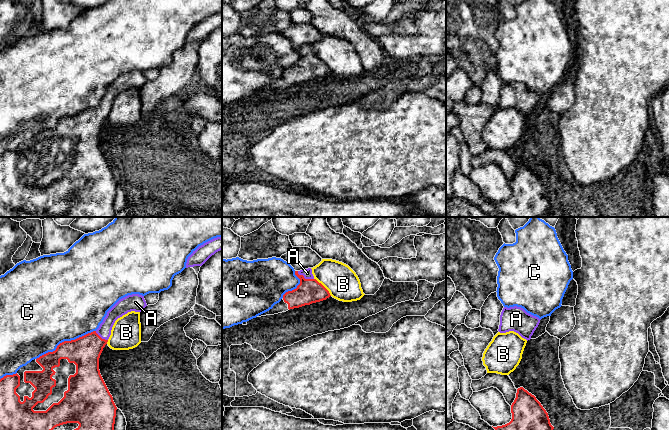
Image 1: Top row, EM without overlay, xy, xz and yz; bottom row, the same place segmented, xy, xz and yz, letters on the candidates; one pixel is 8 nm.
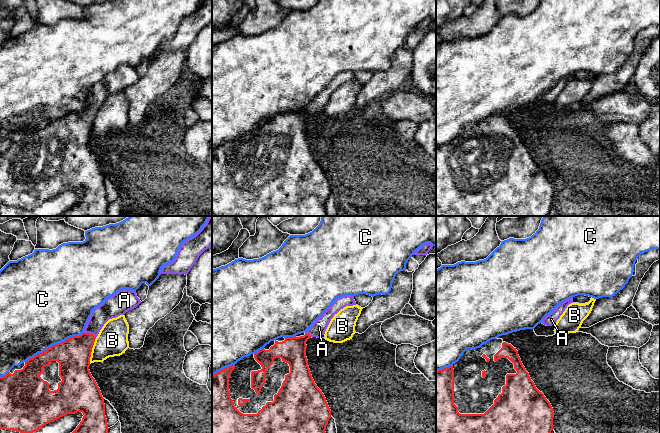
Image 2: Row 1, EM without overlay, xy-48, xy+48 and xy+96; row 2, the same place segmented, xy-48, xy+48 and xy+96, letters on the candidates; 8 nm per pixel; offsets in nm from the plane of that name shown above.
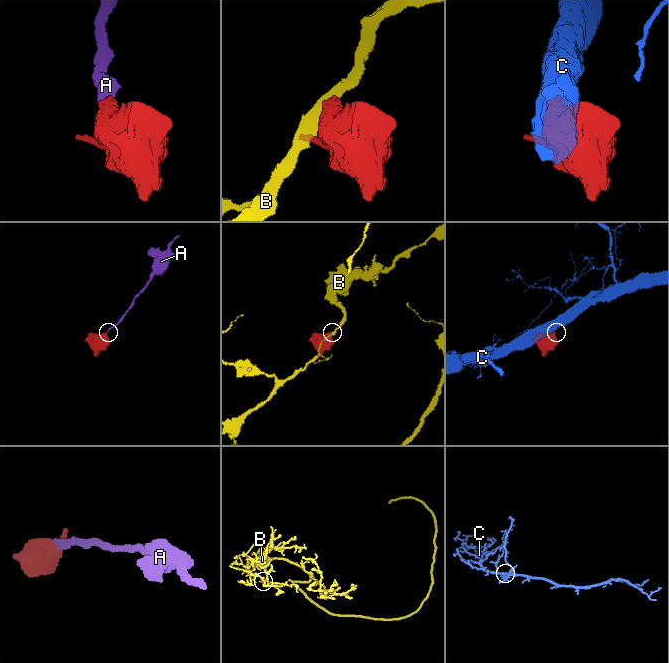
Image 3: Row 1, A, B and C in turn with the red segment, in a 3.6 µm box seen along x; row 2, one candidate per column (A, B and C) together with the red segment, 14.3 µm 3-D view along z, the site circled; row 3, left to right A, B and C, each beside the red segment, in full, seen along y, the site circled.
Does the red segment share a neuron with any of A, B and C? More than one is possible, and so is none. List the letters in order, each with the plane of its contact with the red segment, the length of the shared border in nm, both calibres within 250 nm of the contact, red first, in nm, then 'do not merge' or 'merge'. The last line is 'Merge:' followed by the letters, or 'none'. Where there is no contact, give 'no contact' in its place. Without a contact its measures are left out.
A: xz | 150 nm | 200/80 nm | merge
B: xz | 200 nm | 200/260 nm | do not merge
C: xy | 550 nm | 240/500 nm | do not merge
Merge: A

